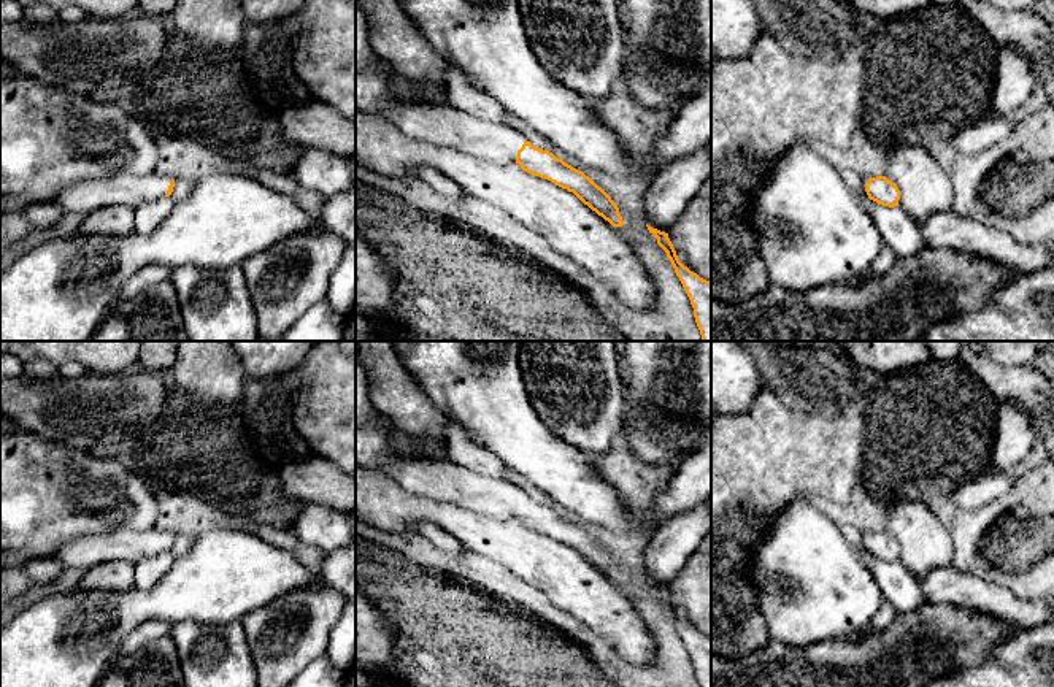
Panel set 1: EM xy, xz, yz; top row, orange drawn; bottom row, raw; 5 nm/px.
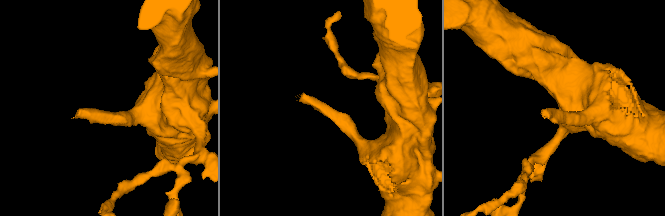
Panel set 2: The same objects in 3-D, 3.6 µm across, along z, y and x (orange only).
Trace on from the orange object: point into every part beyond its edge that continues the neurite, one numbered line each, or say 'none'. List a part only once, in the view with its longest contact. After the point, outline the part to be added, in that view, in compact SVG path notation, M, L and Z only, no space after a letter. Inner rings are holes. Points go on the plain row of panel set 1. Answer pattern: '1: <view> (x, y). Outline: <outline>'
1: xz (445, 481). Outline: M356 346L356 465L395 479L406 492L419 497L457 505L486 517L516 517L517 506L527 497L522 489L505 479L481 476L451 460L400 460L394 455L387 427L389 422L379 417L378 411L370 403L367 371Z

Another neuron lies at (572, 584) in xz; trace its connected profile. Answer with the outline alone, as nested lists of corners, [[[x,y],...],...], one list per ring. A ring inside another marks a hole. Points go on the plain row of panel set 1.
[[[356,465],[356,519],[394,533],[414,530],[417,524],[438,525],[465,551],[490,558],[543,592],[557,609],[570,612],[606,639],[622,660],[651,665],[656,658],[651,631],[619,587],[573,547],[524,527],[516,517],[486,517],[457,505],[419,497],[406,492],[395,479]]]

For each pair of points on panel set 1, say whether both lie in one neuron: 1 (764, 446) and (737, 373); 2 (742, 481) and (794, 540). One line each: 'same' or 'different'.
1: different
2: different

